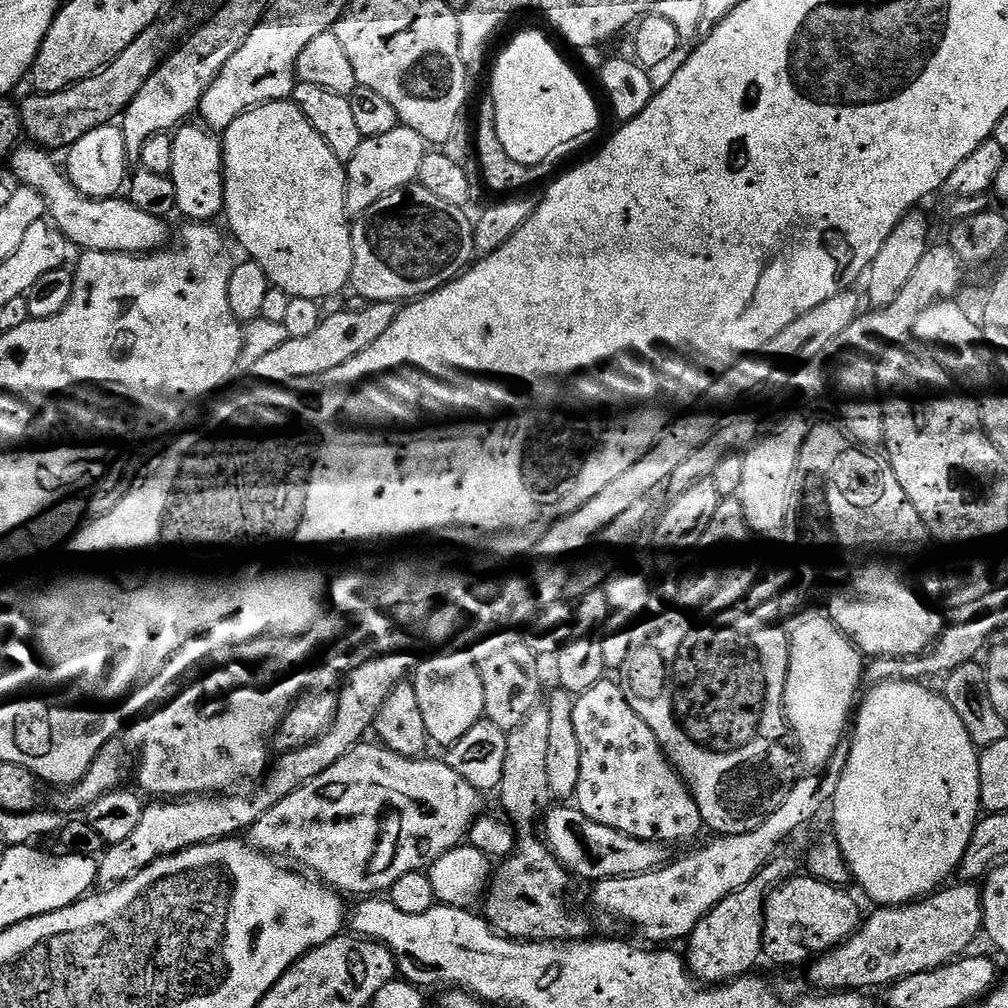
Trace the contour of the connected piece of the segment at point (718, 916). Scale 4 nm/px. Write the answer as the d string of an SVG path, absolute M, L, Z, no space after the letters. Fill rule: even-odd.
M780 859L769 860L767 866L749 884L718 902L710 914L696 923L686 941L686 963L697 981L708 986L719 986L735 980L737 976L749 975L755 969L752 967L761 963L764 951L764 902L768 898L770 886L783 884L785 880L792 879L797 871L794 861Z

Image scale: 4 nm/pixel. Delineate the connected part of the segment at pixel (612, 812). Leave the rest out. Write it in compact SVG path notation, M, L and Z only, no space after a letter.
M605 678L594 686L590 686L590 690L579 693L575 697L575 701L574 730L578 734L578 743L582 745L582 774L578 777L578 790L574 797L575 807L579 808L582 814L586 814L586 818L590 818L602 826L610 826L610 830L618 830L630 838L654 840L657 844L663 844L665 846L680 844L683 840L692 840L699 832L702 832L704 819L698 810L698 802L692 797L692 792L684 784L683 778L677 774L676 767L668 760L668 756L662 750L658 738L654 738L654 730L650 730L650 726L646 726L646 722L642 722L642 718L638 718L638 714L634 714L634 706L630 706L630 702L626 702L626 694L624 693L623 687L617 681L615 684L611 678Z

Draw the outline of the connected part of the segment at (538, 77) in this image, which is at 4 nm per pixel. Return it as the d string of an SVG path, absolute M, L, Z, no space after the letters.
M520 32L504 48L492 72L492 92L498 139L514 162L548 164L559 148L588 136L600 124L600 108L584 80L564 61L564 56L540 32Z

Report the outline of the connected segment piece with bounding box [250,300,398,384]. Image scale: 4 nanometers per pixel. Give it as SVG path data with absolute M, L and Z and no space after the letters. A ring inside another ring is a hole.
M377 300L365 303L364 308L344 308L341 312L332 312L323 317L318 326L318 330L310 330L310 334L301 336L289 336L286 342L274 350L269 350L263 357L254 362L250 374L258 374L258 382L266 384L280 384L280 370L284 368L296 368L296 380L301 380L303 376L317 376L320 372L330 370L366 350L394 322L398 308L391 300Z

